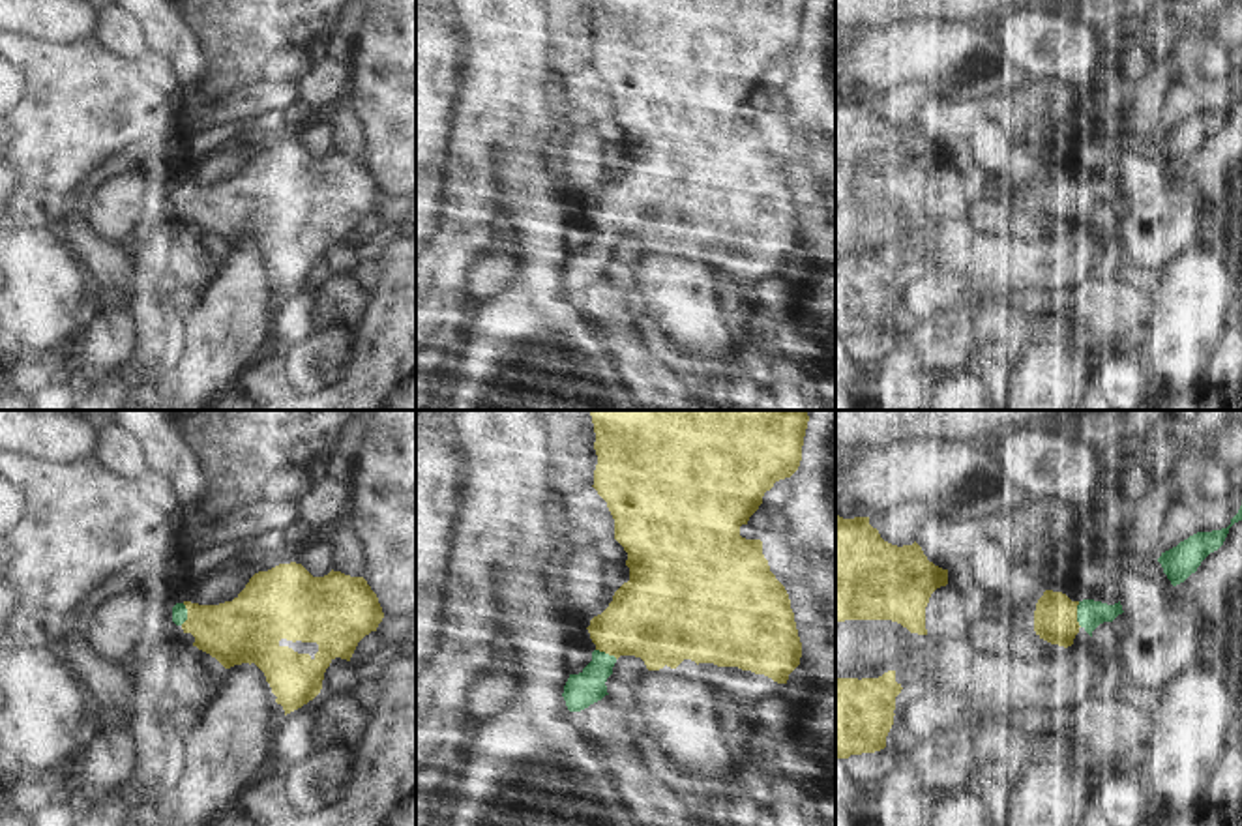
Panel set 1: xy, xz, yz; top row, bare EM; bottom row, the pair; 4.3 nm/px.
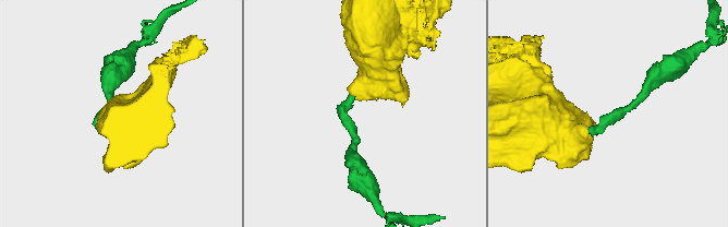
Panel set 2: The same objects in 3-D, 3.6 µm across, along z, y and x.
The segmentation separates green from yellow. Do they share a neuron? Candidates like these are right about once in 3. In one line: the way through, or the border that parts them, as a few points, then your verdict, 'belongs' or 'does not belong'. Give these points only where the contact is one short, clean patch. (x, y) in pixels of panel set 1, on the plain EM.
across yz (1091, 193), (1078, 195), (1055, 199) | belongs

